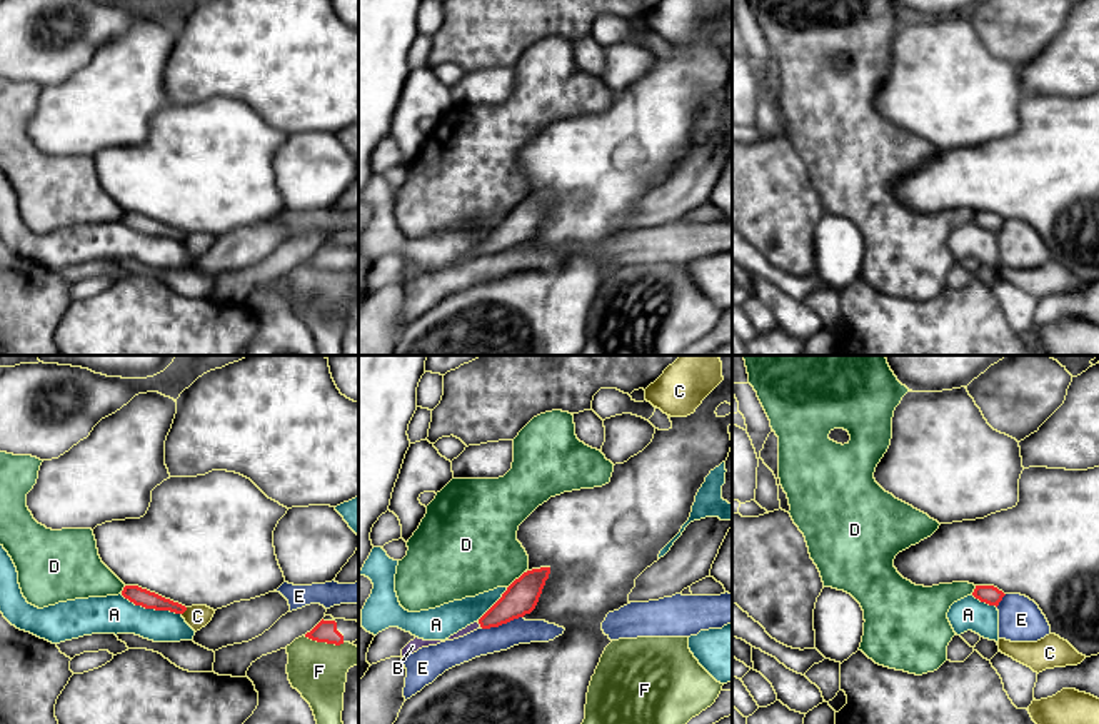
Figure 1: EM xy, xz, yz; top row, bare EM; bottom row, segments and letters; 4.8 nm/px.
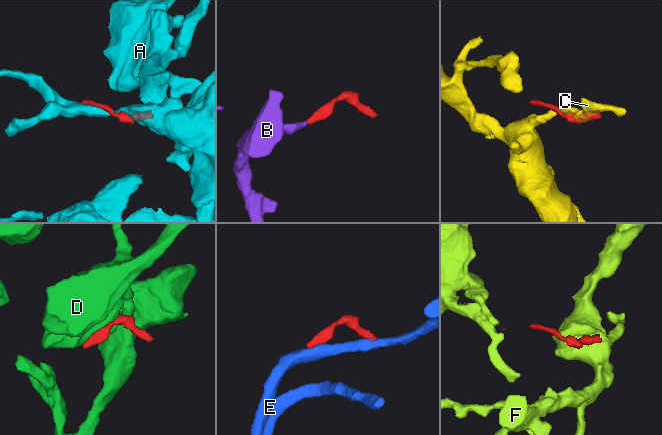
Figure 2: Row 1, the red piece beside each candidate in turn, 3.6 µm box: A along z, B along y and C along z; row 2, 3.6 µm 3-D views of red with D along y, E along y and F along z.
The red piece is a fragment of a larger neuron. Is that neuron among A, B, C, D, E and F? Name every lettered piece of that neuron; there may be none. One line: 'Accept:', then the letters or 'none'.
Accept: B

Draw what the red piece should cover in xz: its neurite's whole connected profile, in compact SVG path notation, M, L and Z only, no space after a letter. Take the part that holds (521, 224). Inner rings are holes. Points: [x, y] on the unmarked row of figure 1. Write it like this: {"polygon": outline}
{"polygon": "M540 194L524 199L507 214L502 224L477 249L467 252L445 267L464 264L480 254L499 254L514 245L524 244L525 240L530 240L539 229L549 200L550 194Z"}

